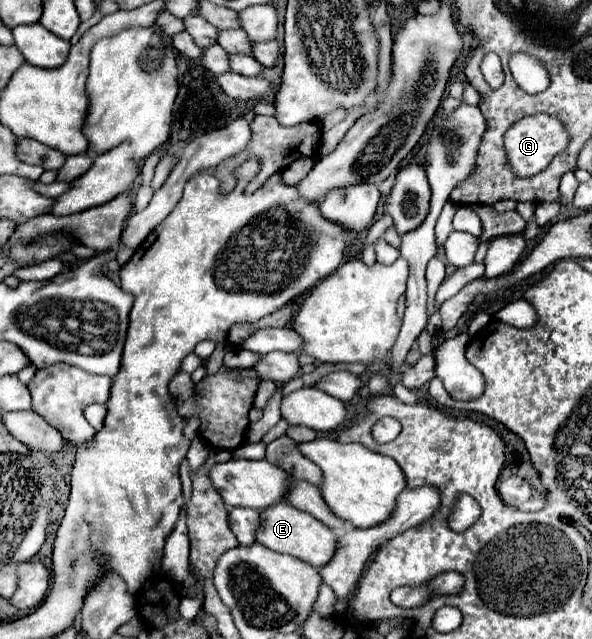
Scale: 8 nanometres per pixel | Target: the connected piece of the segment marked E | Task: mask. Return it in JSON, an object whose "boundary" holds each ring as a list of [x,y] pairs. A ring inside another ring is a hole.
{"boundary":[[[279,502],[271,508],[265,508],[259,514],[261,514],[261,522],[259,522],[259,532],[255,536],[259,544],[263,544],[269,550],[275,550],[279,554],[295,556],[295,558],[299,558],[315,568],[319,568],[331,560],[335,546],[337,546],[337,536],[333,534],[333,530],[329,526],[315,520],[311,514],[301,512],[285,502]]]}

